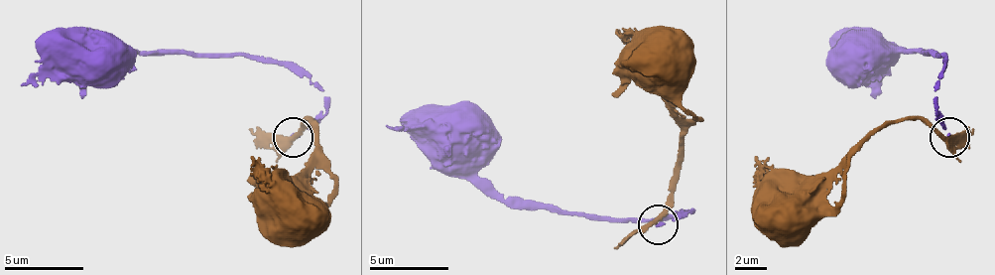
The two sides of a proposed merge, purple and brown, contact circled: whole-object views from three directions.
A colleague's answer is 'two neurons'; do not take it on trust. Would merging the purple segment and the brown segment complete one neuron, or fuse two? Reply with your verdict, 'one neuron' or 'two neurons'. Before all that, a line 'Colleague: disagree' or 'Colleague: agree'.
Colleague: agree
two neurons

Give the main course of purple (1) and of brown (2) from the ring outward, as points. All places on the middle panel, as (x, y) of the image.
1: (659, 225), (690, 209), (651, 221), (512, 209), (452, 158), (452, 138)
2: (655, 225), (675, 194), (683, 118), (647, 74), (655, 67), (655, 55)

